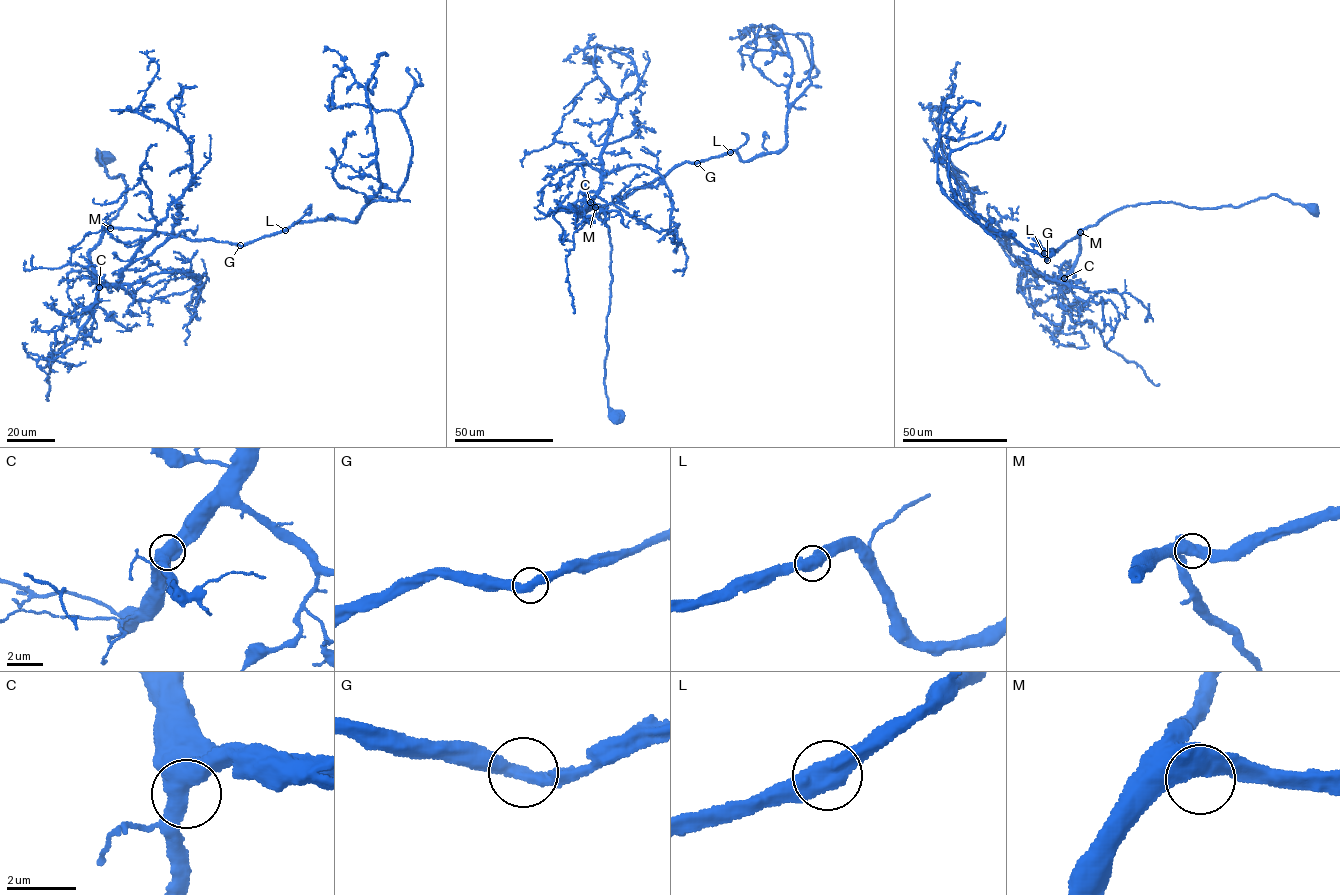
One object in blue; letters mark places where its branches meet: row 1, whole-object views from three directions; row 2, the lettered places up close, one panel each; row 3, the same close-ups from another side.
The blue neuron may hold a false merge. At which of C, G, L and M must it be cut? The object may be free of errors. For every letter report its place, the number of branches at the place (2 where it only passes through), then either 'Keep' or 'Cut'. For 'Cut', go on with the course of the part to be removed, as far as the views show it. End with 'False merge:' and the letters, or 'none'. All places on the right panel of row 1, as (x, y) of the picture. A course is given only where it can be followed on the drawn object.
C: Place: (1064, 278). Branches: 2. Keep
G: Place: (1047, 260). Branches: 2. Keep
L: Place: (1044, 253). Branches: 2. Keep
M: Place: (1080, 232). Branches: 2. Keep
False merge: none

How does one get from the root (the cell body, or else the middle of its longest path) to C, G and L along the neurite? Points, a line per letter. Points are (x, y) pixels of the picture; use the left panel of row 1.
C: (102, 157), (97, 155), (98, 149), (107, 175), (123, 175), (127, 190), (118, 215), (89, 252), (99, 287)
G: (102, 157), (97, 155), (98, 149), (110, 177), (121, 174), (127, 185), (126, 201), (110, 226), (240, 245)
L: (102, 157), (110, 177), (121, 174), (127, 185), (126, 201), (110, 226), (240, 245), (285, 230)

